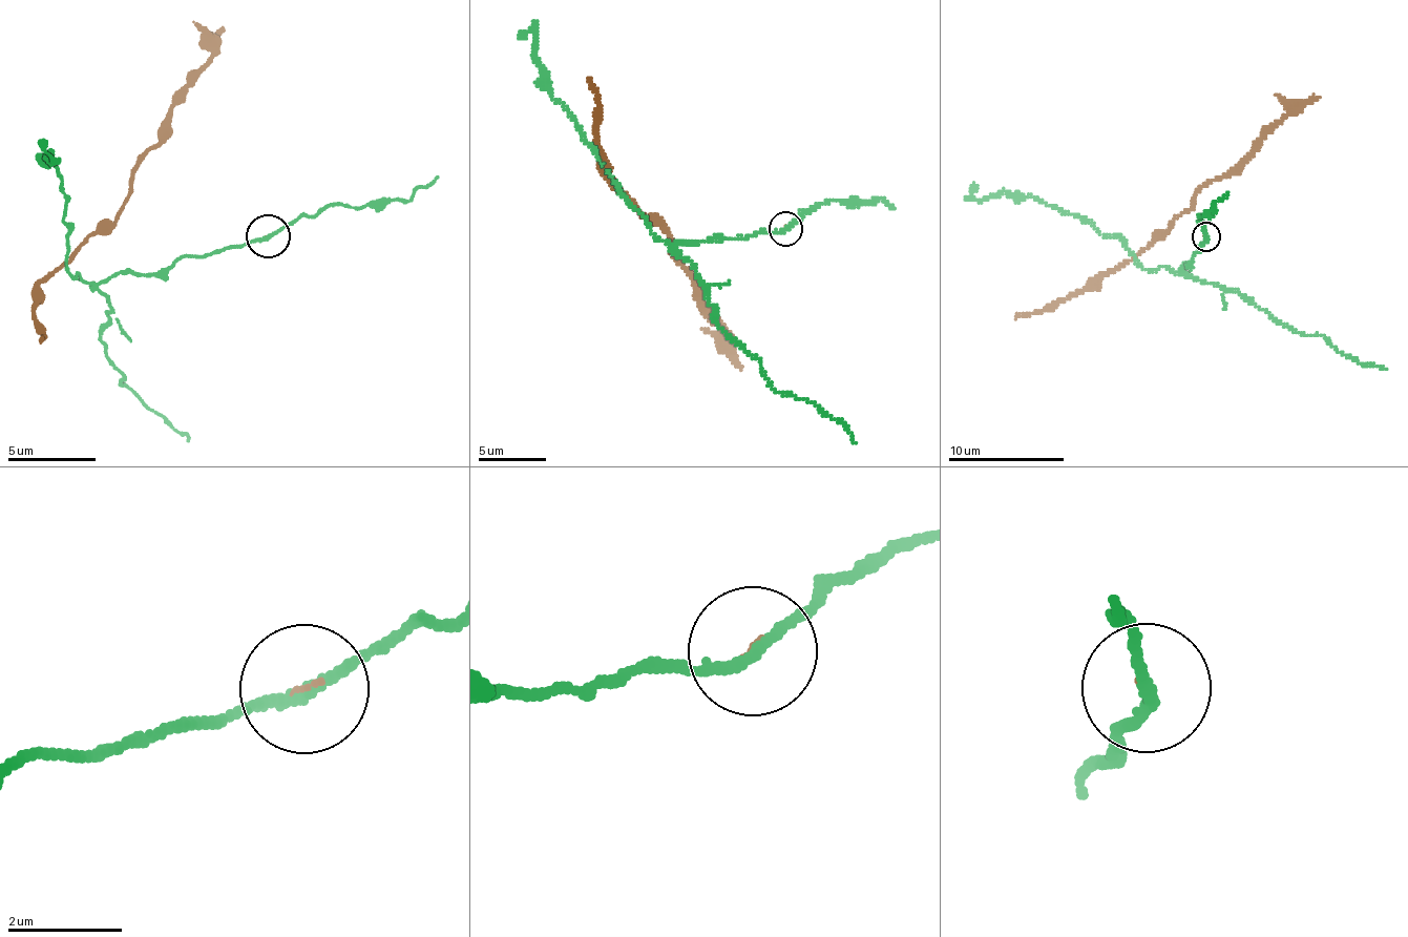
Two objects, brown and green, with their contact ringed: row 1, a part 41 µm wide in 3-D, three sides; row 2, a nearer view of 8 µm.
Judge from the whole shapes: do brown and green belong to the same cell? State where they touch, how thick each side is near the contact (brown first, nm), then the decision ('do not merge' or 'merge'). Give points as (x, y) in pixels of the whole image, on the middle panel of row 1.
at (785, 228); 60 nm thick on the brown side, 190 nm on the other; do not merge

